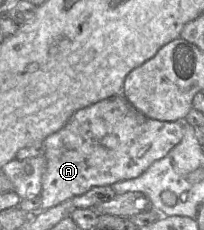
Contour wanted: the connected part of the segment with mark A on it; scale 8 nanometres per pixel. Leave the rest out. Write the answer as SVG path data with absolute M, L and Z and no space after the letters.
M115 95L76 111L59 131L43 141L46 170L42 177L41 210L47 210L93 187L111 186L137 178L153 162L165 157L184 135L184 121L160 121L148 118L135 109L123 95Z

